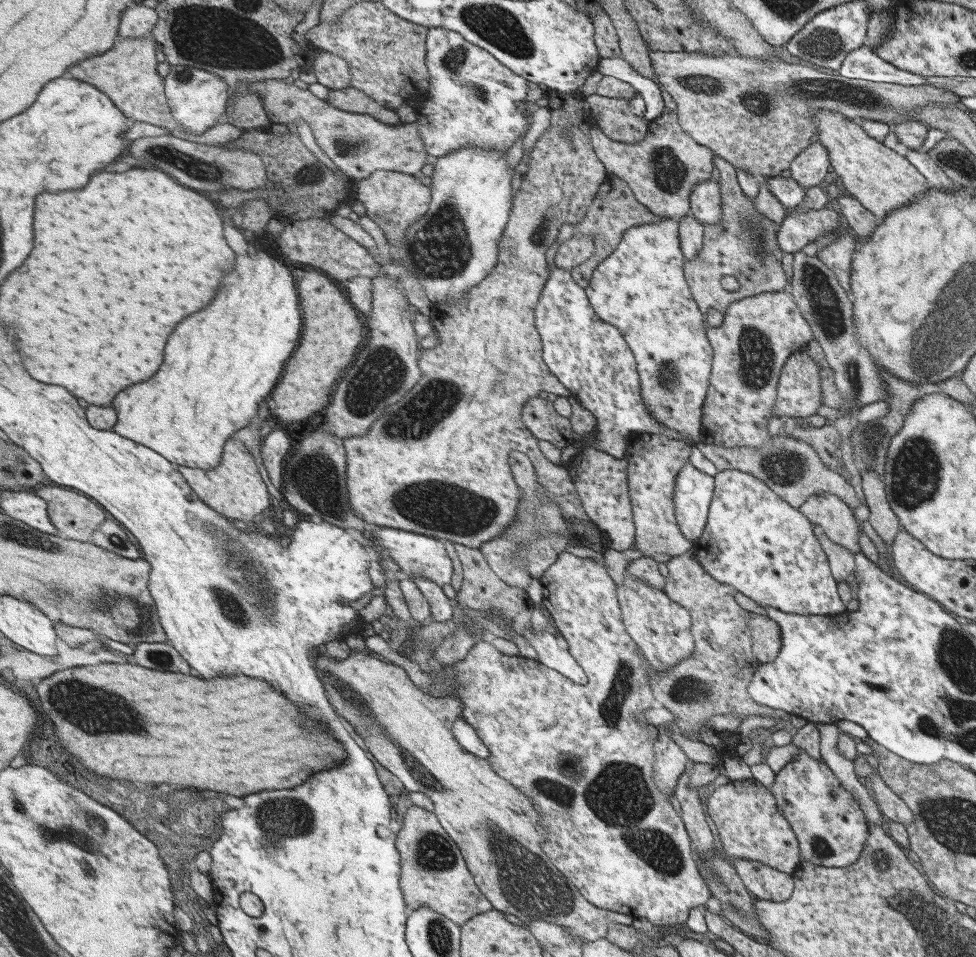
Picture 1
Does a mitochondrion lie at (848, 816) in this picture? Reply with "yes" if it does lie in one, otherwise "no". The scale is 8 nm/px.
no

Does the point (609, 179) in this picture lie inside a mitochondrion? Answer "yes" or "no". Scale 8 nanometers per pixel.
no

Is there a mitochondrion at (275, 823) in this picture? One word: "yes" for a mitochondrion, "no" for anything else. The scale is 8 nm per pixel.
yes

